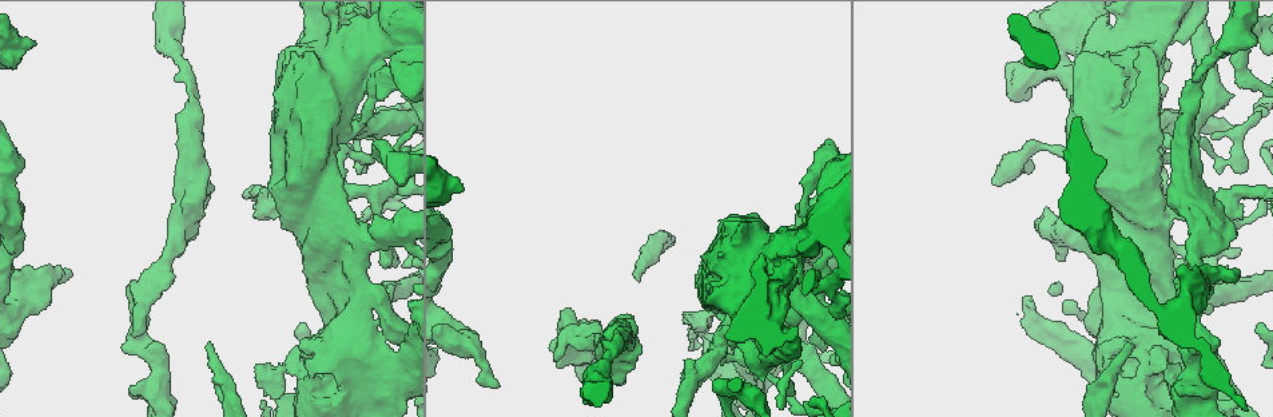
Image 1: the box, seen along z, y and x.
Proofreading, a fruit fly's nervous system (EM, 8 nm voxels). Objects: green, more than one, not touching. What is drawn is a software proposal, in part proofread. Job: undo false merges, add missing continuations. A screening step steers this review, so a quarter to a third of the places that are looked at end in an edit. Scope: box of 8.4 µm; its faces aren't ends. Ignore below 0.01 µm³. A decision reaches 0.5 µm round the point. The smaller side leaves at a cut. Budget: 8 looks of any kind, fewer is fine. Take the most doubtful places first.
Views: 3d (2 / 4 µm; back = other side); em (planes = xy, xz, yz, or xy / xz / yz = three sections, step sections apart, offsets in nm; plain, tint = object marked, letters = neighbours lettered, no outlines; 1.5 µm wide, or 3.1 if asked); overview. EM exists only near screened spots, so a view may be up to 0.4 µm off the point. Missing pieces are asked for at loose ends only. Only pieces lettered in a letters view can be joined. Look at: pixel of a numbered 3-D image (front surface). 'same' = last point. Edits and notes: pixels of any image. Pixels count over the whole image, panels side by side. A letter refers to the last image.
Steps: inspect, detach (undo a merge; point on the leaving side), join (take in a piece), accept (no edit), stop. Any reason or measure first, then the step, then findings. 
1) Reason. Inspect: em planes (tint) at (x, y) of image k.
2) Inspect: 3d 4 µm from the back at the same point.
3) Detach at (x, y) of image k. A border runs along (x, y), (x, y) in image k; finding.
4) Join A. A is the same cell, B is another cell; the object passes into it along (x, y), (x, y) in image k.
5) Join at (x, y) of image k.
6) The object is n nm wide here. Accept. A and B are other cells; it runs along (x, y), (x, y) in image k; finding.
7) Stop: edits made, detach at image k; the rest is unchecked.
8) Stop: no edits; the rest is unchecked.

Free end. Inspect: em planes (letters) at (1132, 343) of image 1.

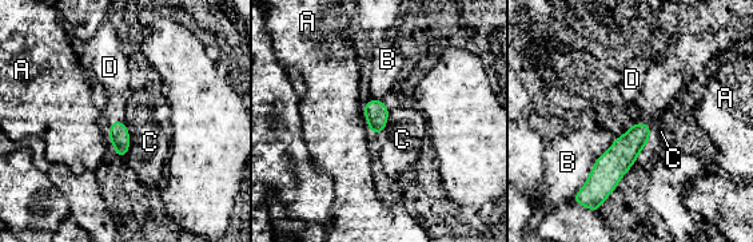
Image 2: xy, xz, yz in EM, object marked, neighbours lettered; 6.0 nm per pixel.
The longest contact is with C, 260 nm. Accept. A, B, C and D are other cells; a border runs along (645, 120), (650, 138), (636, 161) in image 2; no lettered piece goes on from it.

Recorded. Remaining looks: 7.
Free end. Inspect: em planes (letters) at (462, 188) of image 1.

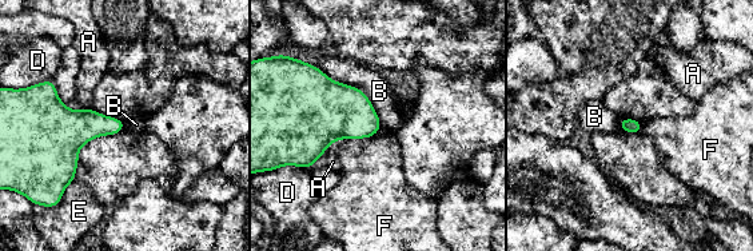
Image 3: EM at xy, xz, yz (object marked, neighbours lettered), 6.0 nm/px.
Accept. A, B, D, E and F are other cells; none of them fits.

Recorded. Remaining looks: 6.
Touches itself. Inspect: em planes (letters) at (275, 393) of image 1.

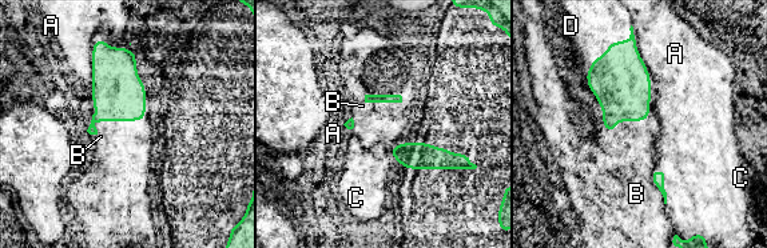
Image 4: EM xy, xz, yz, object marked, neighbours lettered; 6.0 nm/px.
Accept. A, B, C and D are other cells; a border runs along (654, 172), (654, 183), (664, 199) in image 4; one neuron here.

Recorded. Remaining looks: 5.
Stop: no edits; the rest is unchecked.

